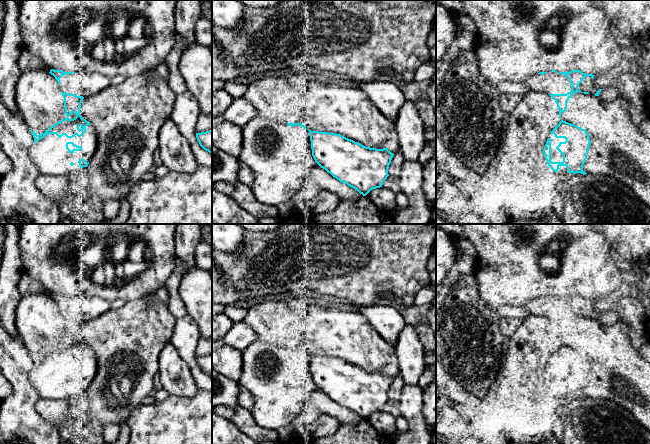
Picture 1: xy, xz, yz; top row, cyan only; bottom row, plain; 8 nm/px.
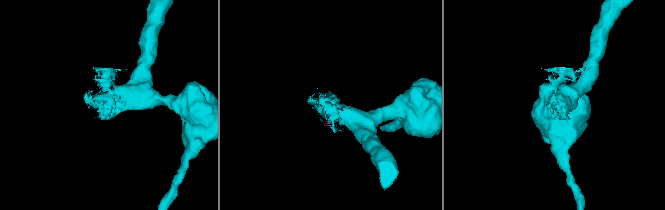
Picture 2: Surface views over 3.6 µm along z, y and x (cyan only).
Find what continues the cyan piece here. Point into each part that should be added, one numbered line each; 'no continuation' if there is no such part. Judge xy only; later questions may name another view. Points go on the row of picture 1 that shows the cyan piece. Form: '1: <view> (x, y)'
1: xy (49, 154)

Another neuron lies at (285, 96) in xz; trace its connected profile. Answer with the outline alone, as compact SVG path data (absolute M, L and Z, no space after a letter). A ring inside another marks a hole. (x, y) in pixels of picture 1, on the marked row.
M301 65L298 68L264 72L252 78L232 81L248 86L242 98L255 107L257 116L286 124L301 123L311 131L340 134L366 147L387 148L393 154L400 151L395 121L386 118L375 107L362 85L350 87L321 84L312 81L307 75L297 73L297 70L321 73L315 67Z

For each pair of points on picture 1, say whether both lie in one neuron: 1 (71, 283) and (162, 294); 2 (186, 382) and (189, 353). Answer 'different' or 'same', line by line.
1: different
2: different

